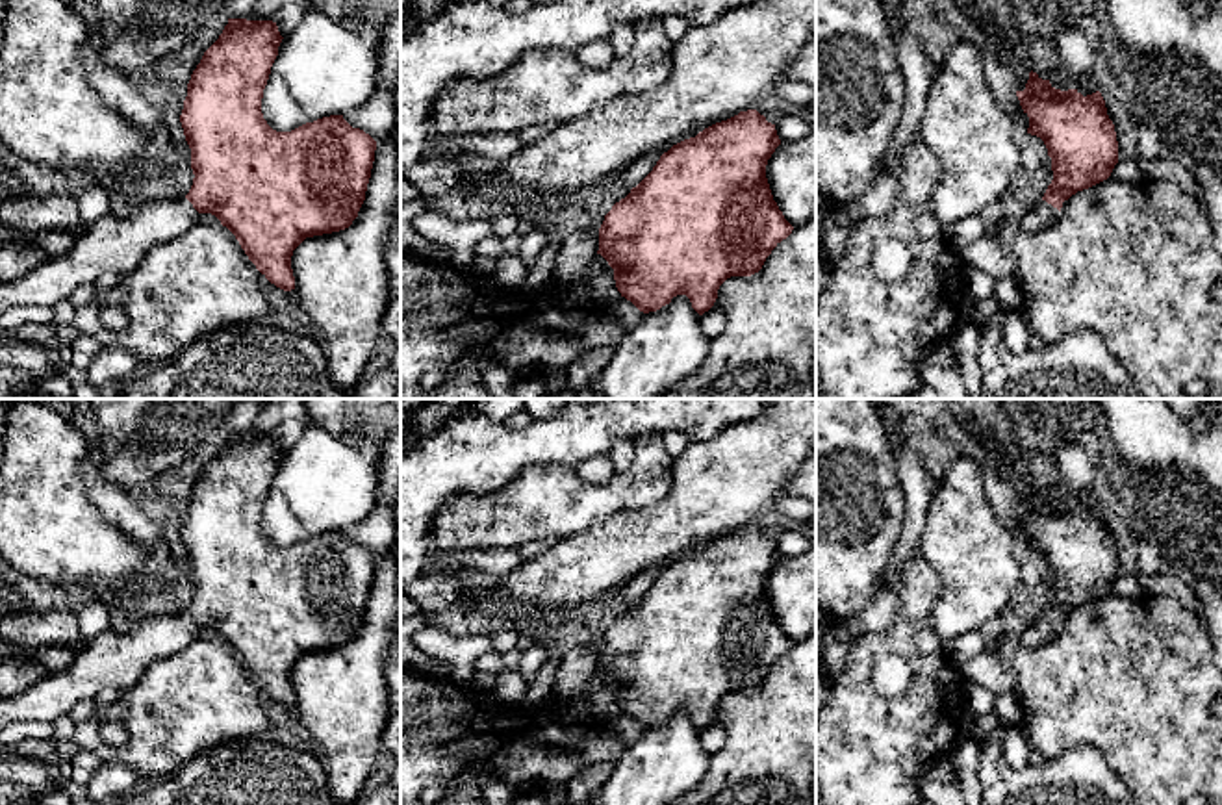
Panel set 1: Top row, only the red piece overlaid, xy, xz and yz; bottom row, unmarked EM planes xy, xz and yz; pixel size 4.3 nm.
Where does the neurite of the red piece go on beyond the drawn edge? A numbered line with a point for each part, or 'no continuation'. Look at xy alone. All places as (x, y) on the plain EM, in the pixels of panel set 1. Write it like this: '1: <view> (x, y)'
1: xy (110, 664)

